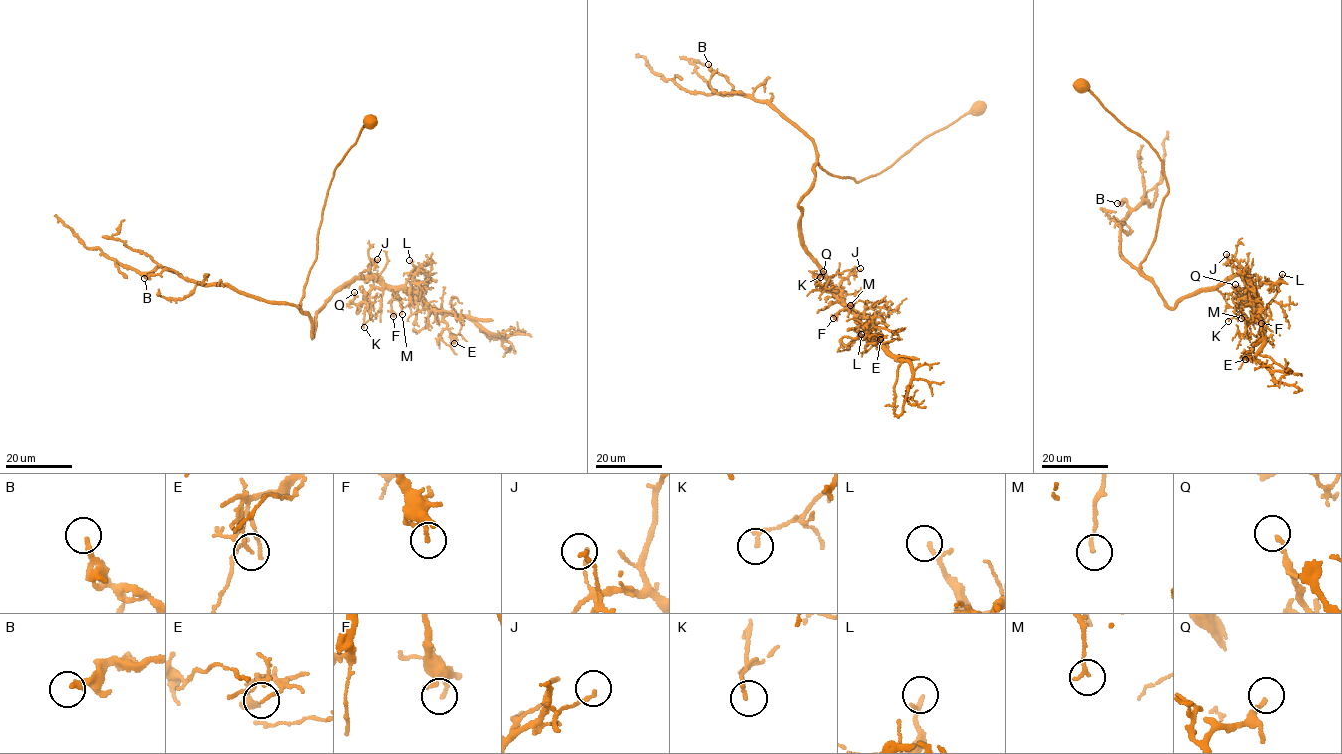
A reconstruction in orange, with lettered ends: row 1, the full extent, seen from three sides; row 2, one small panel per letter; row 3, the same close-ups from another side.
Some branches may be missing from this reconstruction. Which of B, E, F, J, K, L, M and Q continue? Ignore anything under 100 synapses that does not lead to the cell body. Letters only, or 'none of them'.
none of them

